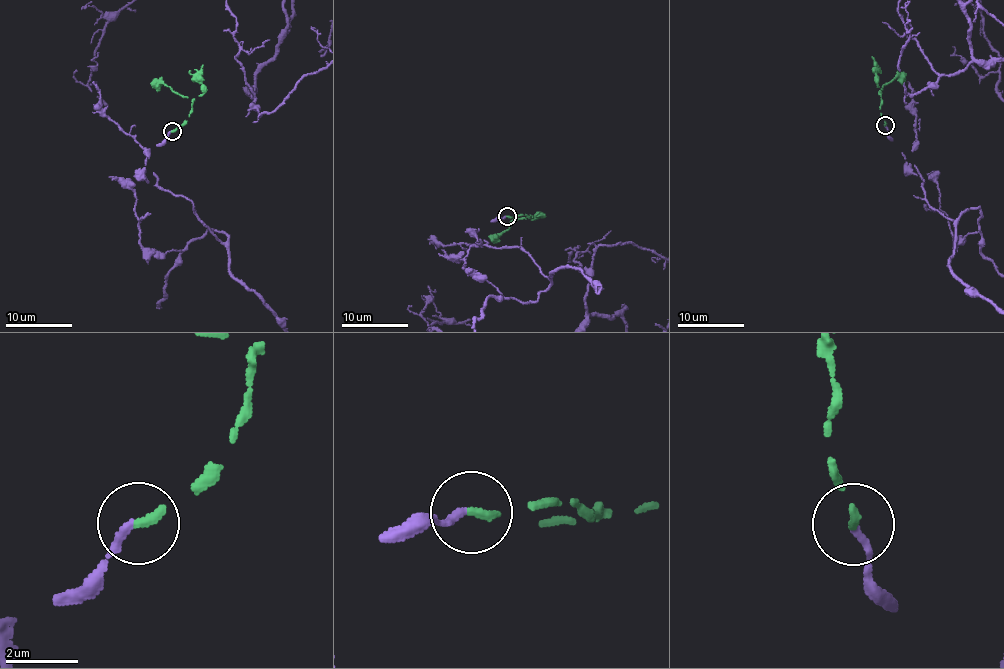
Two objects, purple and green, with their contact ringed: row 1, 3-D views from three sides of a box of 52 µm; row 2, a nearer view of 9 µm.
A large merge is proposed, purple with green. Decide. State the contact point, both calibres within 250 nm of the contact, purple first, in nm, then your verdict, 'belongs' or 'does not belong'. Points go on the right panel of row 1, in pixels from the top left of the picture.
place (885, 125); calibres 200 and 240 nm; belongs

